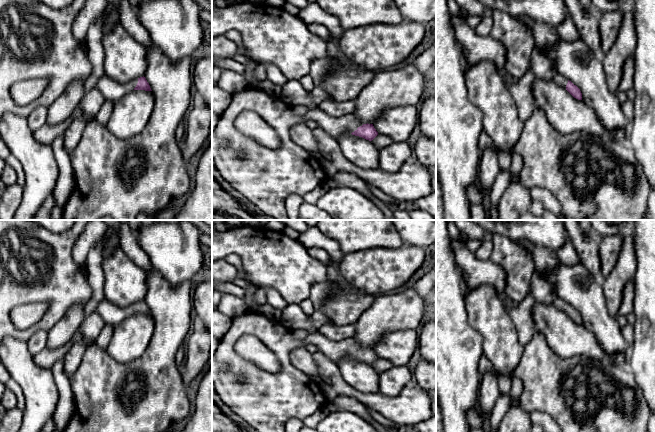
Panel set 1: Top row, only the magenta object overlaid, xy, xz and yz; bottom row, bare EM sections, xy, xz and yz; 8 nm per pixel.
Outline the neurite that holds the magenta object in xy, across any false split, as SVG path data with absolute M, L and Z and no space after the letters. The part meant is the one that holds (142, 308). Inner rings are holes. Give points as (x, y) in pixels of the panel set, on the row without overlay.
M103 298L97 303L95 311L103 318L105 323L114 326L133 314L152 315L144 300L121 308Z

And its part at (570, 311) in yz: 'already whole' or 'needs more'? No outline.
needs more

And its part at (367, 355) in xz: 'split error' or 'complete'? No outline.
split error

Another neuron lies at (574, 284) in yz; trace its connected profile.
M561 261L548 276L538 274L551 286L555 298L566 301L580 313L582 324L596 337L605 353L609 355L614 353L629 354L630 346L624 340L623 328L607 310L601 279L595 278L582 264L567 265Z

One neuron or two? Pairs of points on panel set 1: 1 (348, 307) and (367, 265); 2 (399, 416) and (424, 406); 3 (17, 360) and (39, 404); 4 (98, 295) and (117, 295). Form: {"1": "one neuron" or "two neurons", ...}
{"1": "two neurons", "2": "one neuron", "3": "one neuron", "4": "two neurons"}

